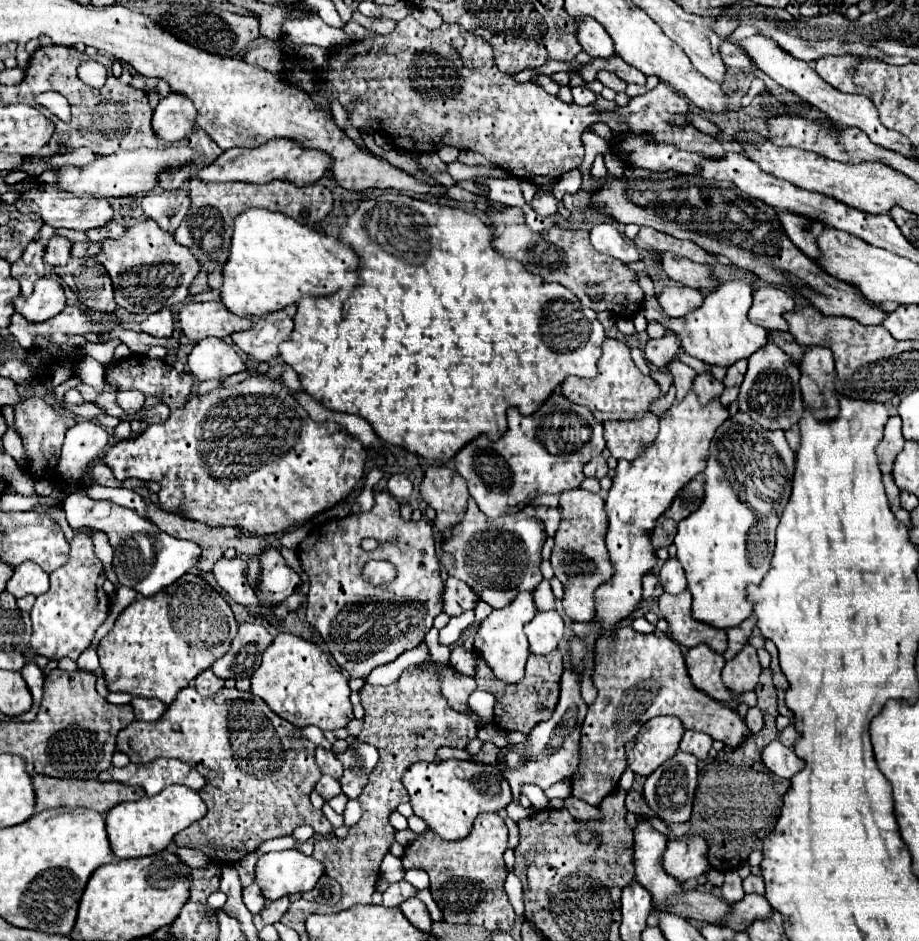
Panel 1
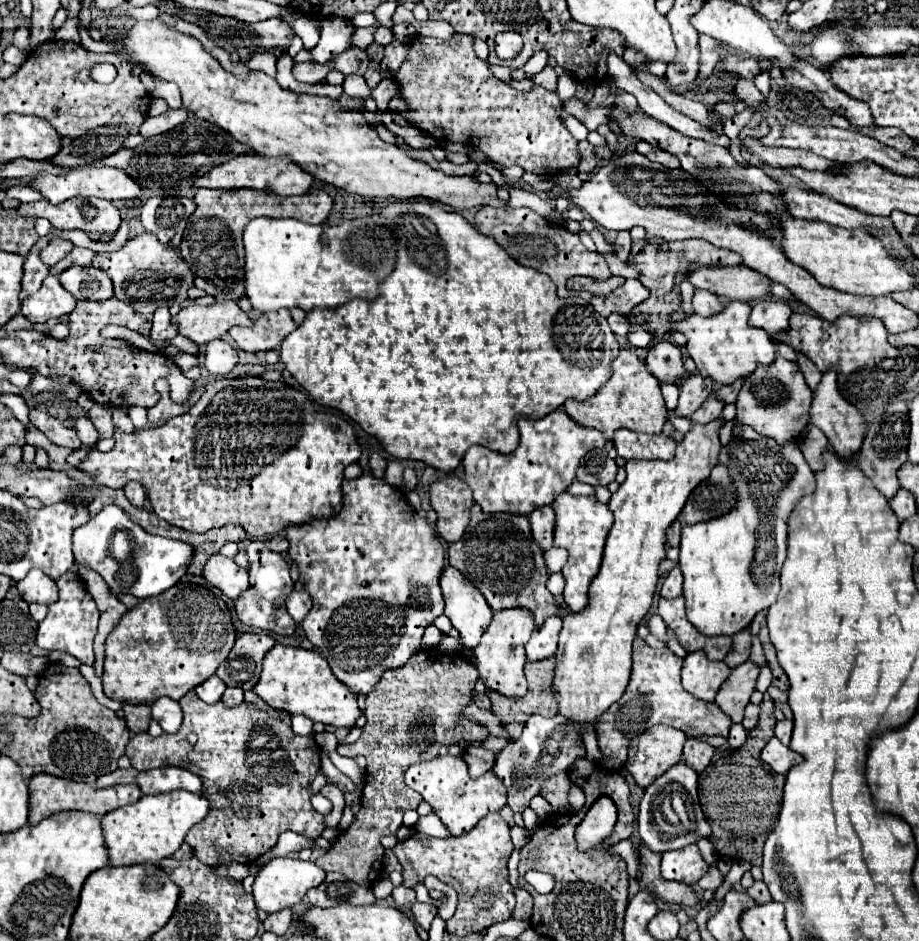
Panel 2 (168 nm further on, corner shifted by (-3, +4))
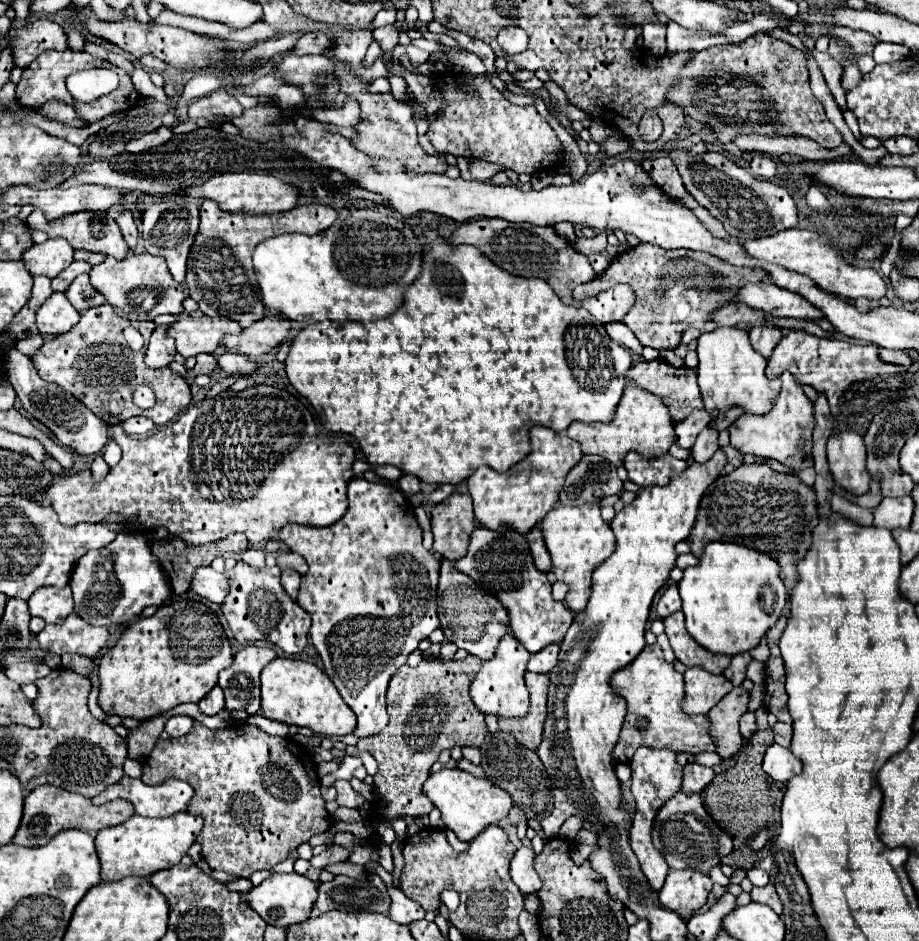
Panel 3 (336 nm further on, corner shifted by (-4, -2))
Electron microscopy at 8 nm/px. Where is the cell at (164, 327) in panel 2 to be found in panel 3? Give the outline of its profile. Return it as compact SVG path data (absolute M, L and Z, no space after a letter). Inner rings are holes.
M160 324L152 332L150 344L146 348L146 364L150 368L162 368L168 366L174 360L174 340L168 336L168 326Z

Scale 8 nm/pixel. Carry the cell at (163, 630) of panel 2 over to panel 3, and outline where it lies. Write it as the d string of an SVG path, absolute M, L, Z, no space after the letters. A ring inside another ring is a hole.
M174 600L170 604L160 606L156 614L140 618L138 622L130 624L122 632L116 646L102 656L98 664L98 678L100 678L98 704L106 714L130 716L136 720L154 718L162 712L172 710L178 704L200 702L214 688L218 674L230 664L232 664L232 648L218 616L202 602Z

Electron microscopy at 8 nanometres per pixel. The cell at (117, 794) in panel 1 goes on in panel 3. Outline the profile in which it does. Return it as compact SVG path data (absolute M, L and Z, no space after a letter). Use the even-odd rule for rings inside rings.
M38 786L34 788L26 798L24 798L24 818L22 824L14 836L14 844L20 846L42 846L50 840L50 836L54 836L54 832L60 832L62 828L82 828L88 830L90 834L96 834L98 830L106 828L106 826L116 826L122 824L124 820L128 820L134 814L134 808L128 800L118 798L112 802L106 802L102 806L92 804L90 798L62 790L58 786Z

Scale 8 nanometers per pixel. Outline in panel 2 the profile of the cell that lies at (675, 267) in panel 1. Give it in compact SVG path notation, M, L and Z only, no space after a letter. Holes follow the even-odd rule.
M725 266L725 268L699 268L689 276L695 288L709 290L729 300L751 302L757 298L771 296L771 280L747 266Z

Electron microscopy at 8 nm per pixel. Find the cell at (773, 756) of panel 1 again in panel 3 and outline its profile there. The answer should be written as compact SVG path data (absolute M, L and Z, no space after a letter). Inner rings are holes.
M772 744L766 750L762 768L764 768L764 772L772 780L776 780L776 782L788 782L790 776L796 776L796 774L802 772L802 762L788 748Z

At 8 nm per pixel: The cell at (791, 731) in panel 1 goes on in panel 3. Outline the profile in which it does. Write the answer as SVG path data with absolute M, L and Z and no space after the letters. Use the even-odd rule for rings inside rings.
M778 722L774 728L774 742L784 746L784 748L790 748L790 740L792 740L792 726L790 724L784 724L784 722Z

